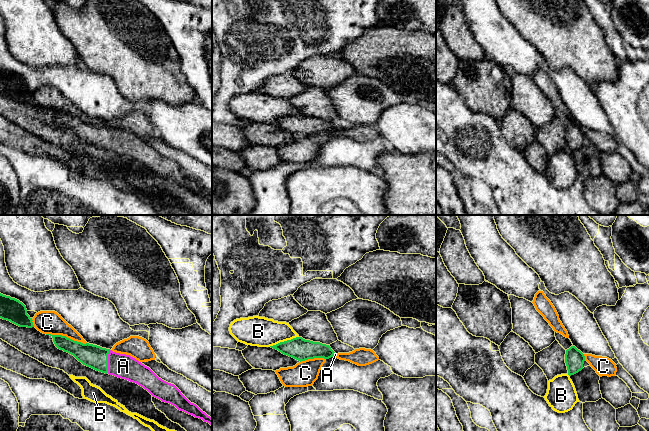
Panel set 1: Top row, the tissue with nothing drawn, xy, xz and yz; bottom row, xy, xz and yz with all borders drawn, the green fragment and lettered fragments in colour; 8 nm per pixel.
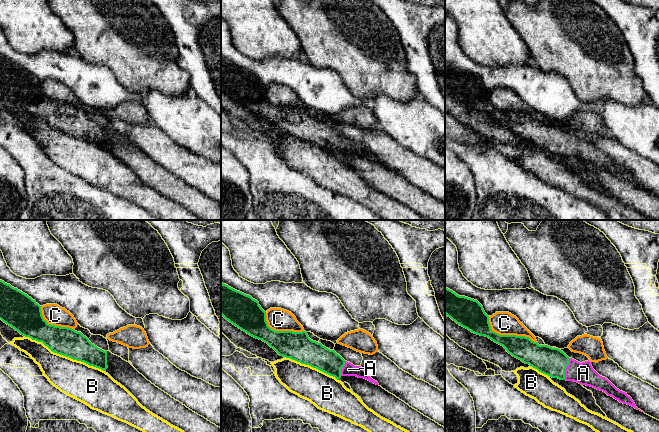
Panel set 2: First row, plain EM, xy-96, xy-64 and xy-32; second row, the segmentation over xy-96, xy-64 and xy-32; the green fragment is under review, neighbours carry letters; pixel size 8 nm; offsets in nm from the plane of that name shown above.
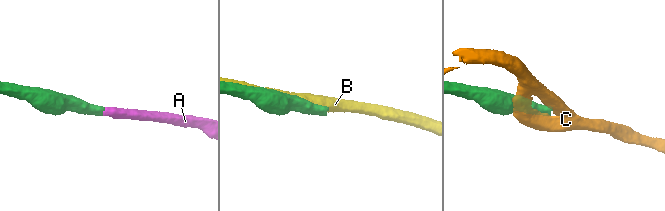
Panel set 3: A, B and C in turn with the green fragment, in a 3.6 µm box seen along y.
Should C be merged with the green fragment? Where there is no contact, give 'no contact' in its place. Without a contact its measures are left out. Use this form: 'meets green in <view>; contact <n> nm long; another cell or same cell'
meets green in xy; contact 340 nm long; another cell

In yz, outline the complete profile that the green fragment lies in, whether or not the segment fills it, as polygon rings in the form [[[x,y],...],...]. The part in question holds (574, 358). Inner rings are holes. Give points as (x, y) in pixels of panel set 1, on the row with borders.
[[[571,346],[566,350],[565,363],[568,370],[568,375],[574,375],[583,369],[585,361],[584,354],[575,346]]]

